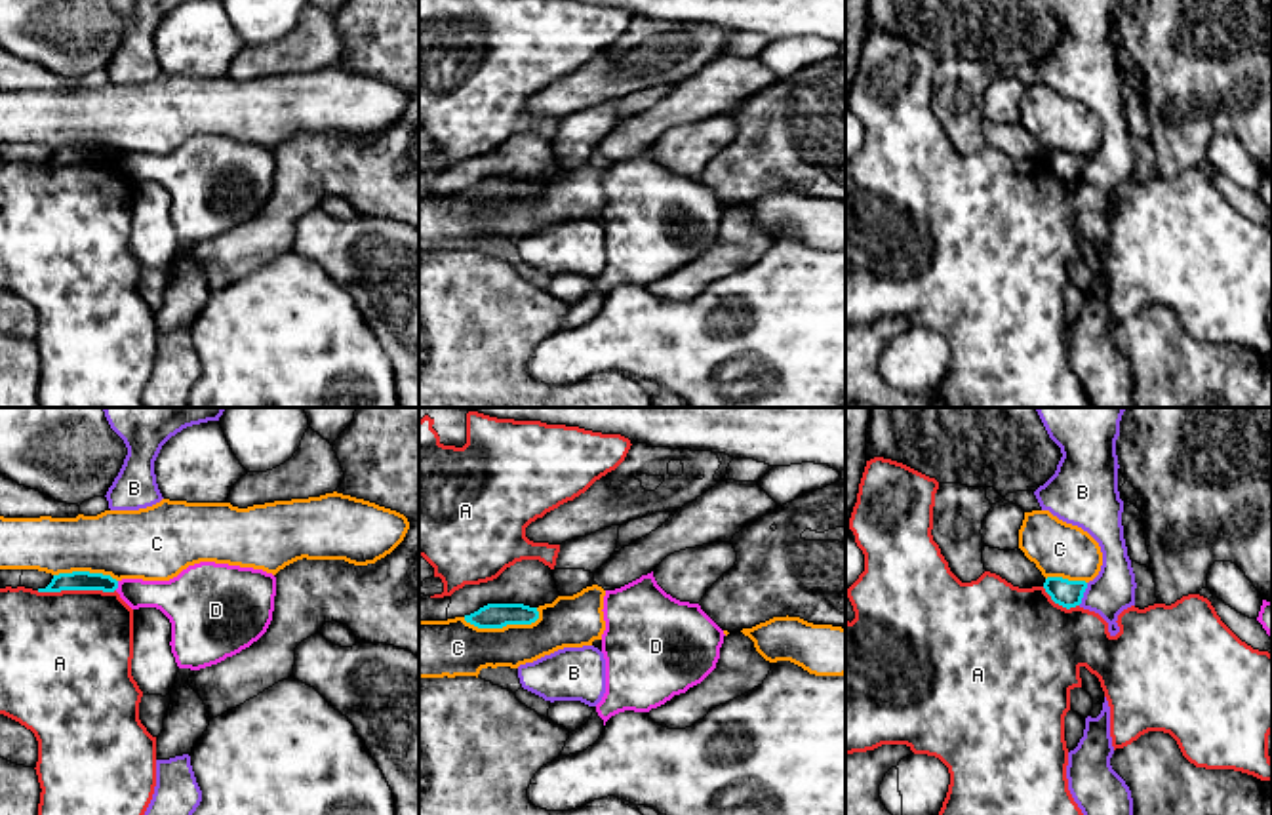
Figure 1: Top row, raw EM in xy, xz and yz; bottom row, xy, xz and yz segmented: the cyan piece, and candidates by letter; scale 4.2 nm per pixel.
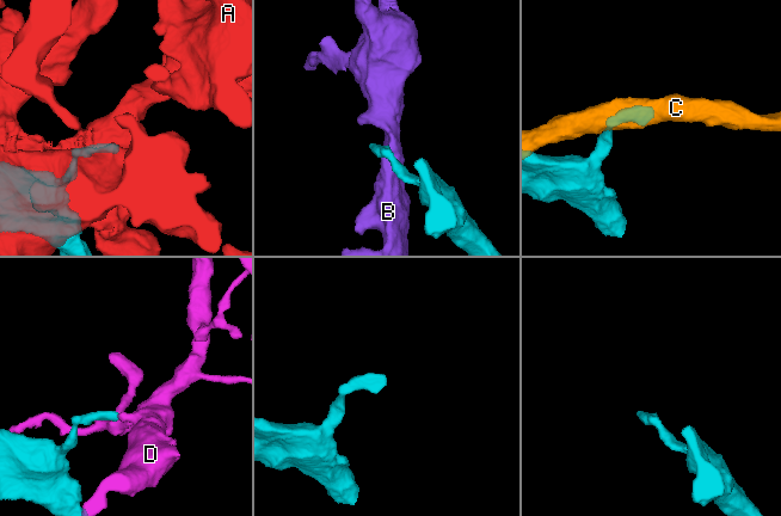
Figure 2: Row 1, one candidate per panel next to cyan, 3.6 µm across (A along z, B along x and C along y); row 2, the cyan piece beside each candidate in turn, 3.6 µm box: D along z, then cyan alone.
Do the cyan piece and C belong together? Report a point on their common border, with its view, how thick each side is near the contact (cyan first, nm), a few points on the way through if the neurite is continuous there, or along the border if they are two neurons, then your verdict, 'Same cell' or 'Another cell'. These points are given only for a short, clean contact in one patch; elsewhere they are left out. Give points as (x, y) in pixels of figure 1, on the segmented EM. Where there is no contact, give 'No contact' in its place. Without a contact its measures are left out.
Touches cyan at xz (503, 625). Thickness 110 nm (cyan) against 240 nm. Another cell

